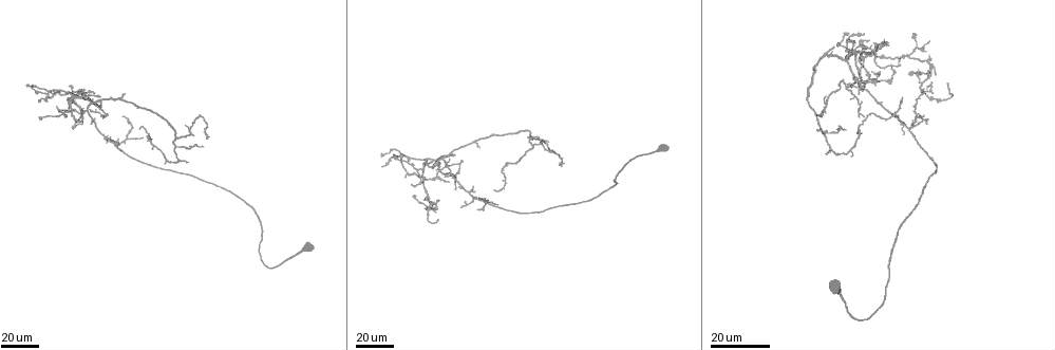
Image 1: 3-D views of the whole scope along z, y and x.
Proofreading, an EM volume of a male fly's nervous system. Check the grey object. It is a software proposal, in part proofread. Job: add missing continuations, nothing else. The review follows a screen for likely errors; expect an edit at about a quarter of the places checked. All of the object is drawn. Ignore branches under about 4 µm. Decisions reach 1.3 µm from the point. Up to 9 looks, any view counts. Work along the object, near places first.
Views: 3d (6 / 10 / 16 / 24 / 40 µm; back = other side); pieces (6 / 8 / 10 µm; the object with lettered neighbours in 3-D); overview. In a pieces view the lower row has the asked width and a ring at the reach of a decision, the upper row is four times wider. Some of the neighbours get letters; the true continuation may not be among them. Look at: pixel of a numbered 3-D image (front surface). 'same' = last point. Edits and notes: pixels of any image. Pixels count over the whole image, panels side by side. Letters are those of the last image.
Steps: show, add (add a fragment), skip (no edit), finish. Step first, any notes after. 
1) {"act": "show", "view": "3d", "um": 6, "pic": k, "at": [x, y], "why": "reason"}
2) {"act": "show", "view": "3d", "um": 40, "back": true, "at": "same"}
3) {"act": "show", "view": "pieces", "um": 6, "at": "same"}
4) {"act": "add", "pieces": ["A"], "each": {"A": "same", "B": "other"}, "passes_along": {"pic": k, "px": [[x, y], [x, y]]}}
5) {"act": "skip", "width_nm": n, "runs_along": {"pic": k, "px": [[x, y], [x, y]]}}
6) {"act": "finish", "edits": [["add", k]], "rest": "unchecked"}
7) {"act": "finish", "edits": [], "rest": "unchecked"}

{"act": "show", "view": "3d", "um": 40, "pic": 1, "at": [381, 168], "why": "an open end"}

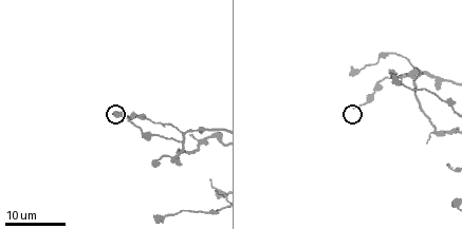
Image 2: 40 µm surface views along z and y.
{"act": "show", "view": "3d", "um": 6, "pic": 2, "at": [352, 107], "why": "zoom in"}

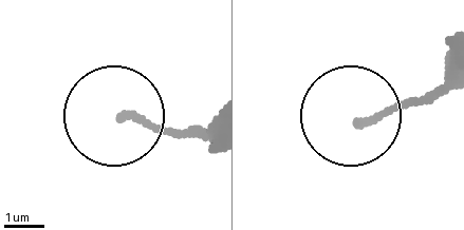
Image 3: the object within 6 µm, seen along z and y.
{"act": "show", "view": "pieces", "um": 8, "pic": 3, "at": [358, 123], "why": "see the neighbours"}

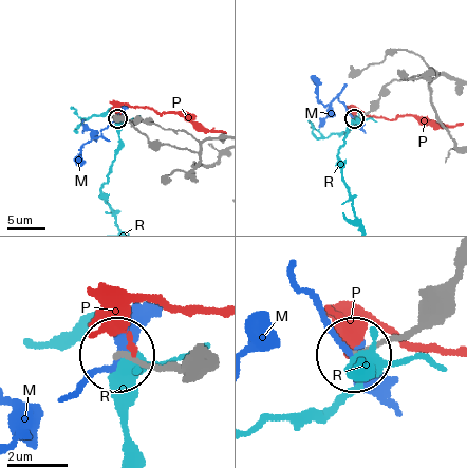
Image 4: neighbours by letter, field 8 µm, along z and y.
{"act": "skip", "width_nm": 180, "each": {"M": "other", "P": "other", "R": "other"}, "found": "none of them fits"}

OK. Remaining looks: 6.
{"act": "show", "view": "3d", "um": 40, "pic": 1, "at": [899, 58], "why": "an open end"}

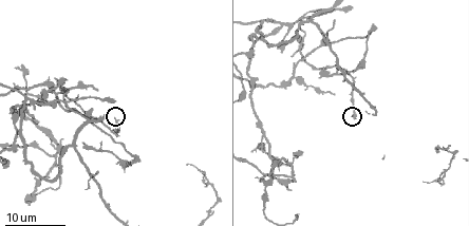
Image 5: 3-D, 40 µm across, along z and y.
{"act": "show", "view": "pieces", "um": 10, "pic": 5, "at": [115, 116]}

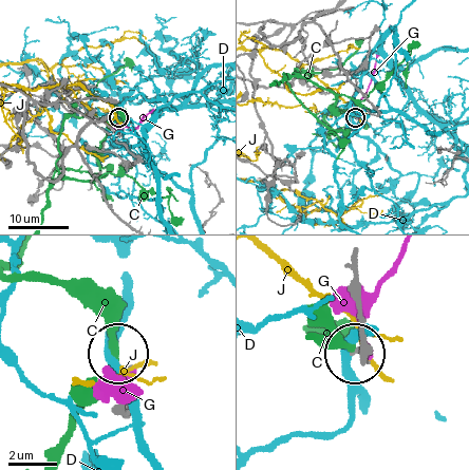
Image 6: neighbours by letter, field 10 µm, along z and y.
{"act": "skip", "width_nm": 160, "each": {"C": "other", "D": "other", "G": "other", "J": "other"}, "found": "none of them fits"}

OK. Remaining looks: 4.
{"act": "show", "view": "3d", "um": 24, "pic": 5, "at": [98, 91]}

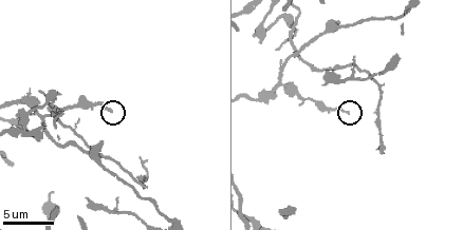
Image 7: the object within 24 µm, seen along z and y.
{"act": "show", "view": "pieces", "um": 6, "pic": 7, "at": [349, 111]}

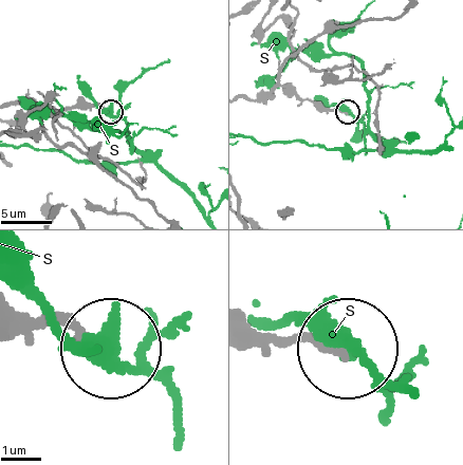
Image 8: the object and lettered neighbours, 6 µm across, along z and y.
{"act": "skip", "each": {"S": "other"}, "runs_along": {"pic": 8, "px": [[246, 321], [344, 352]]}, "found": "no lettered fragment goes on from it"}

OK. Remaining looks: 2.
{"act": "show", "view": "3d", "um": 40, "pic": 1, "at": [864, 117], "why": "end of a long branch"}

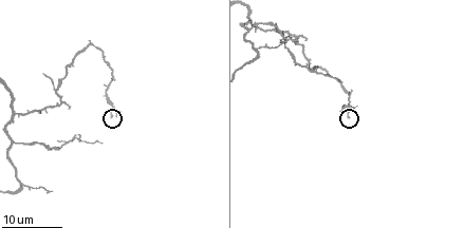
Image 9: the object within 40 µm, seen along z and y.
{"act": "show", "view": "pieces", "um": 8, "pic": 9, "at": [112, 115]}

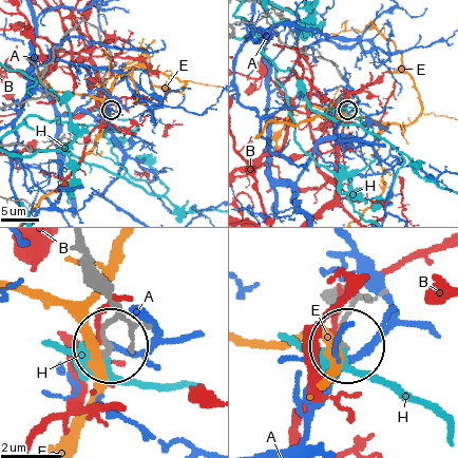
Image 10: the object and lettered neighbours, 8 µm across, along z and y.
{"act": "skip", "each": {"A": "other", "B": "other", "E": "other", "H": "other"}, "runs_along": {"pic": 10, "px": [[77, 250], [82, 272], [115, 316], [102, 332], [106, 345]]}, "found": "none of them fits"}

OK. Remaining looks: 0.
{"act": "finish", "edits": [], "rest": "unchecked"}

